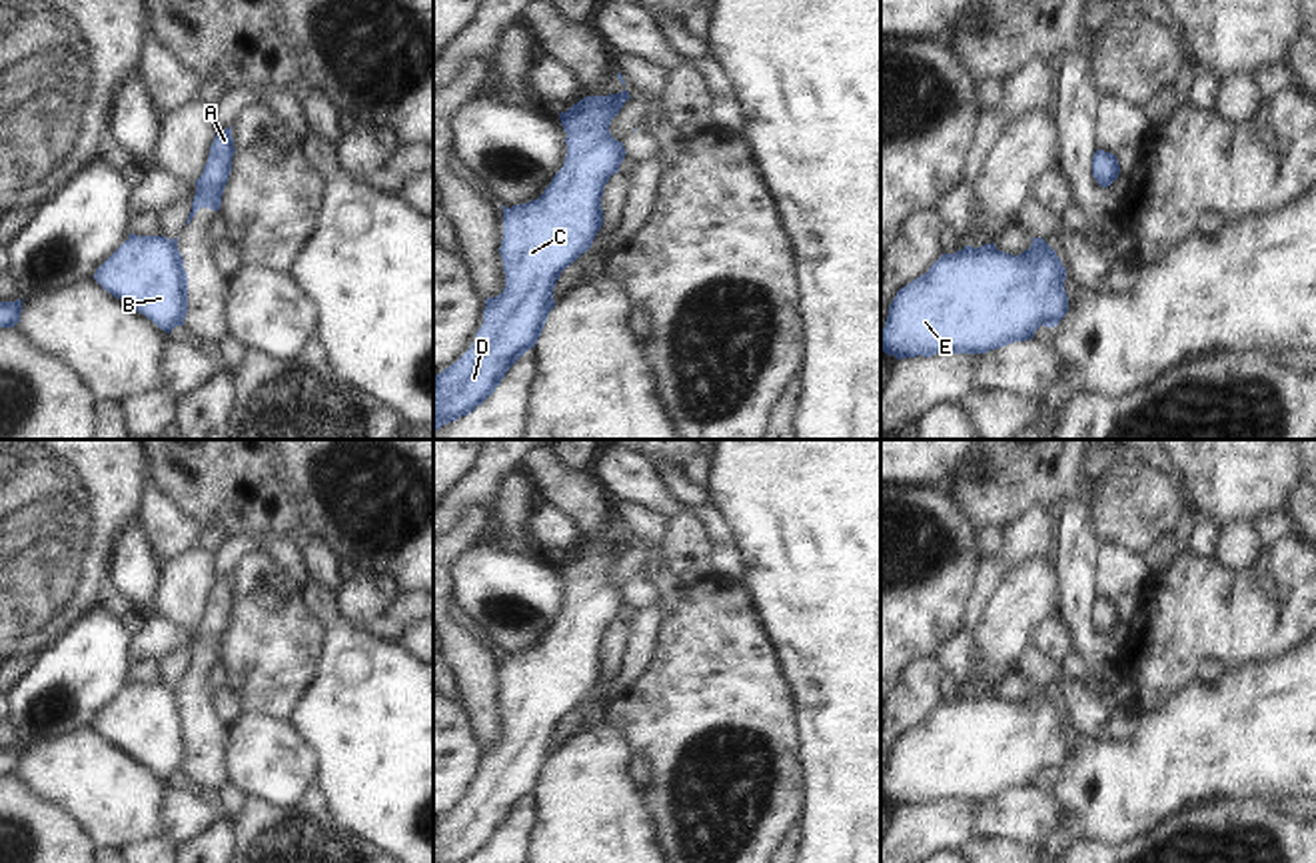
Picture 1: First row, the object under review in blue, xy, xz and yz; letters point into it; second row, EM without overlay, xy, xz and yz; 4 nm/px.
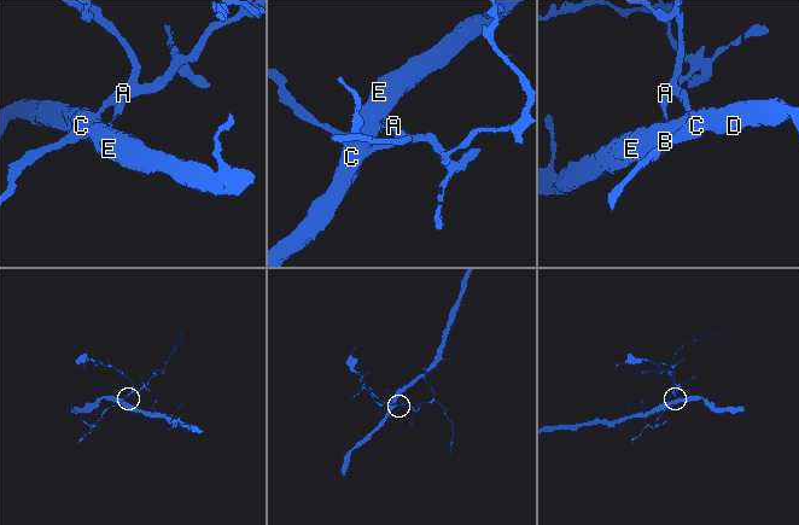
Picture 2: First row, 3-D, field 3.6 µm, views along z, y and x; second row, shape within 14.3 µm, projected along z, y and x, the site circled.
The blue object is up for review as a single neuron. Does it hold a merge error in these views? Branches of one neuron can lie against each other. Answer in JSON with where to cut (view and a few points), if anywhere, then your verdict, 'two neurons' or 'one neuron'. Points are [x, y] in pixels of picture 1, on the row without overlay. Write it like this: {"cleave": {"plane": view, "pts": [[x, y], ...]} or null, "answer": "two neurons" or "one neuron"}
{"cleave": {"plane": "yz", "pts": [[1043, 688], [1031, 696]]}, "answer": "two neurons"}

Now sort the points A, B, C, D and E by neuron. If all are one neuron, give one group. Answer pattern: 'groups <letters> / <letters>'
groups A / B C D E

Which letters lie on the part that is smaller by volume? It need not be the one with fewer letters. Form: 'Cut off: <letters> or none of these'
Cut off: A

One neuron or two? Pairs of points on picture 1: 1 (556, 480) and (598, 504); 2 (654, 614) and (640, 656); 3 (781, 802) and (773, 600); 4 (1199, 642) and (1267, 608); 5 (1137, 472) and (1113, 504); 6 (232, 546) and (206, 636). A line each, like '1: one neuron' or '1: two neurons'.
1: one neuron
2: one neuron
3: two neurons
4: one neuron
5: two neurons
6: two neurons

